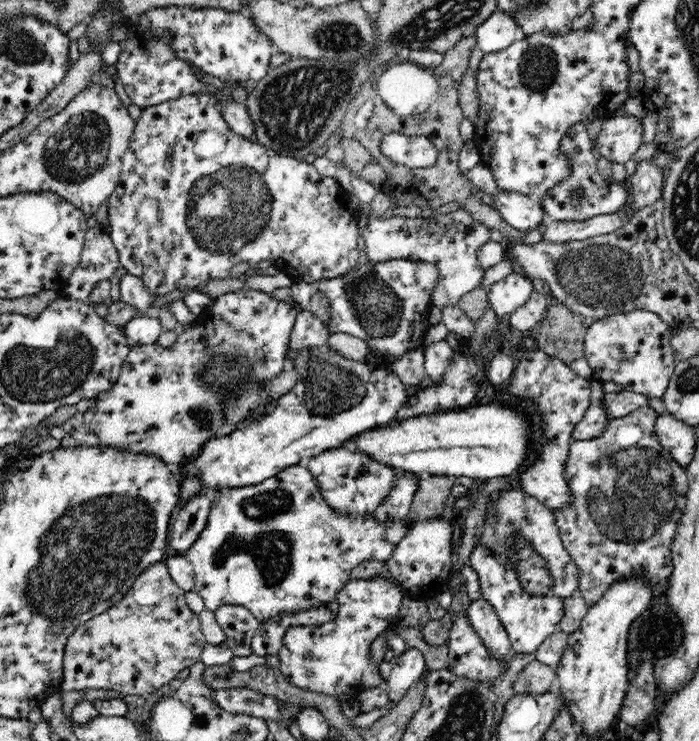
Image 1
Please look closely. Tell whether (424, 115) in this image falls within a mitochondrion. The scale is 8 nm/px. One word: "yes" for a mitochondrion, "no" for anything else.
yes

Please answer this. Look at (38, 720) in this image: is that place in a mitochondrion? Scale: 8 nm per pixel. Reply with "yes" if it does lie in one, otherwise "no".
no

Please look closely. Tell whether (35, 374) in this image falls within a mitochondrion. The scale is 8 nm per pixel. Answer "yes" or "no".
yes

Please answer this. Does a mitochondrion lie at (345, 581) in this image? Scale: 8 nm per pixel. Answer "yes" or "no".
no

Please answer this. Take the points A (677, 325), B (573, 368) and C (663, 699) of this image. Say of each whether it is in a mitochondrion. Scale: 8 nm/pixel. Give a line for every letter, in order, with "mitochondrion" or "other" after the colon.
A: other
B: other
C: other

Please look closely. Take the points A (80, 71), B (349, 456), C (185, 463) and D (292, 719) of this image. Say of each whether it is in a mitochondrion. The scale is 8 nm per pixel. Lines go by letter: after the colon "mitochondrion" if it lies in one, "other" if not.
A: other
B: other
C: other
D: other

